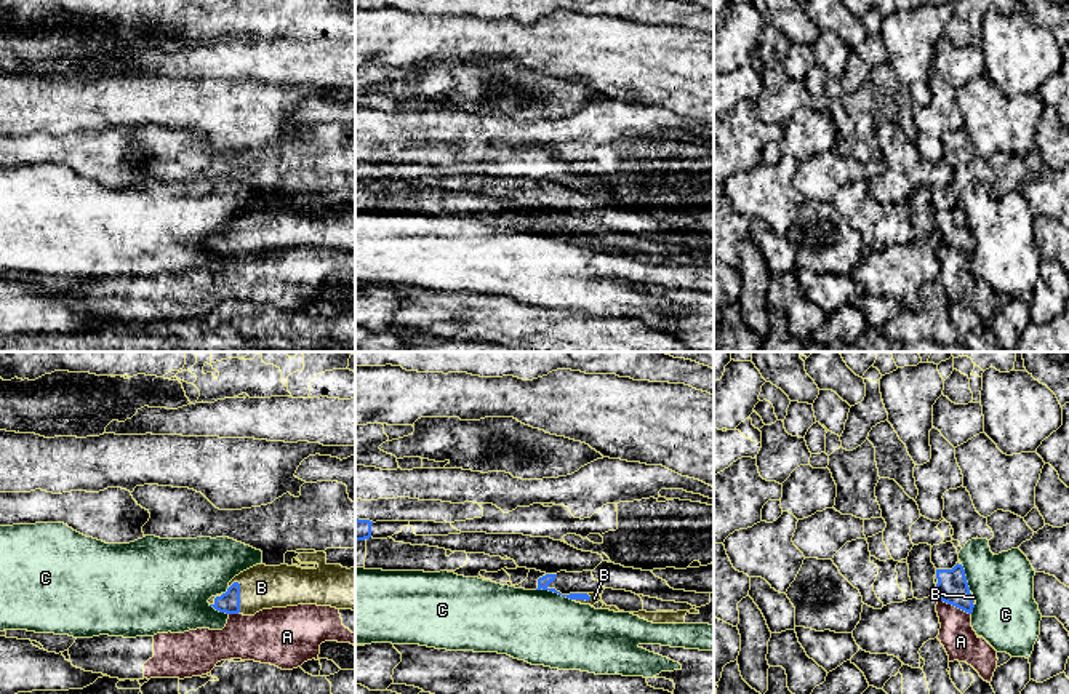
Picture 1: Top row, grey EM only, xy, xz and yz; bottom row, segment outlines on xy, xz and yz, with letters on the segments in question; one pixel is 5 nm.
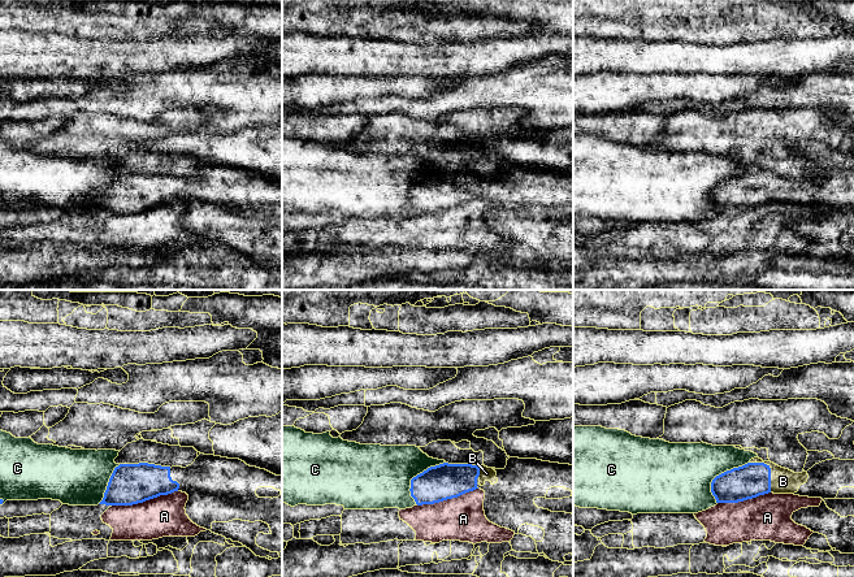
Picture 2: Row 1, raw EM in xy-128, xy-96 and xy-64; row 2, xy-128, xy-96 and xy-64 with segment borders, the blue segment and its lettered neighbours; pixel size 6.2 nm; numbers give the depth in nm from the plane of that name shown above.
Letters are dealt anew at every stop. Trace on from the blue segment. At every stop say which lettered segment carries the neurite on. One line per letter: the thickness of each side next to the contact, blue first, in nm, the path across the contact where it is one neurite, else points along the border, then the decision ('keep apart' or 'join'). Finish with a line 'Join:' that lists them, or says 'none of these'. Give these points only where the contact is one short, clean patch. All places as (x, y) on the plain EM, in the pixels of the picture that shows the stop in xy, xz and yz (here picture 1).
A: calibres 160 and 180 nm; keep apart
B: calibres 110 and 220 nm; way xy (229, 243), (239, 237), (261, 229); join
C: calibres 60 and 380 nm; keep apart
Join: B

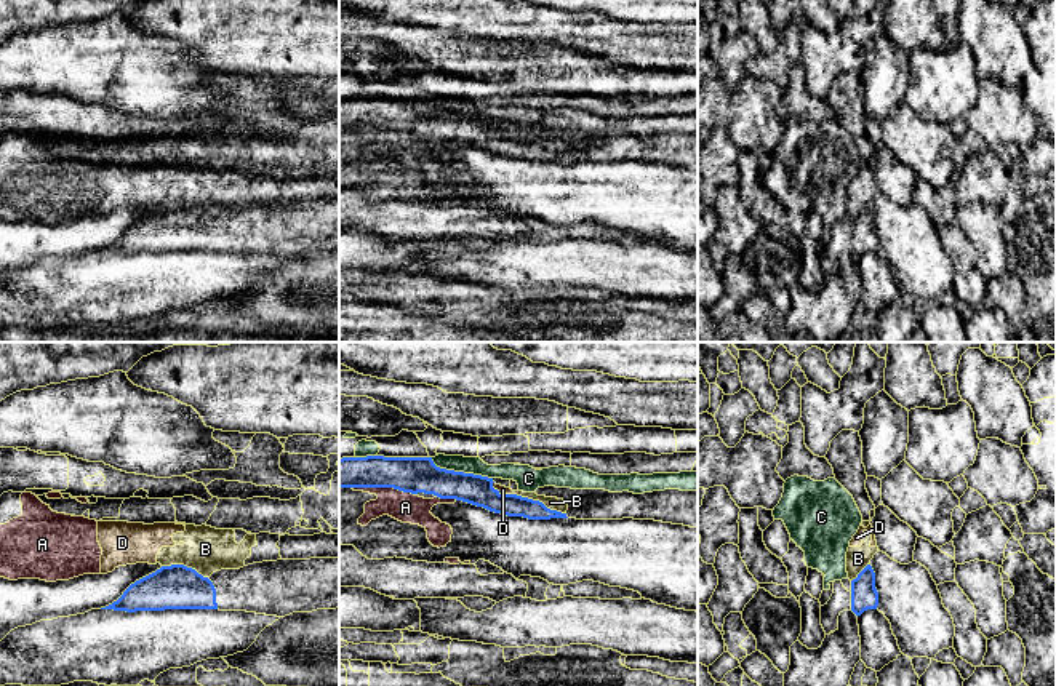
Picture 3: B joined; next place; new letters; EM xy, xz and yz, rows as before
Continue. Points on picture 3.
A: calibres 180 and 150 nm; keep apart
B: calibres 120 and 60 nm; border xz (514, 135), (538, 141), (548, 149), (565, 155); keep apart
C: calibres 180 and 90 nm; keep apart
D: calibres 150 and 50 nm; border xz (492, 125), (501, 135), (512, 136); keep apart
Join: none of these

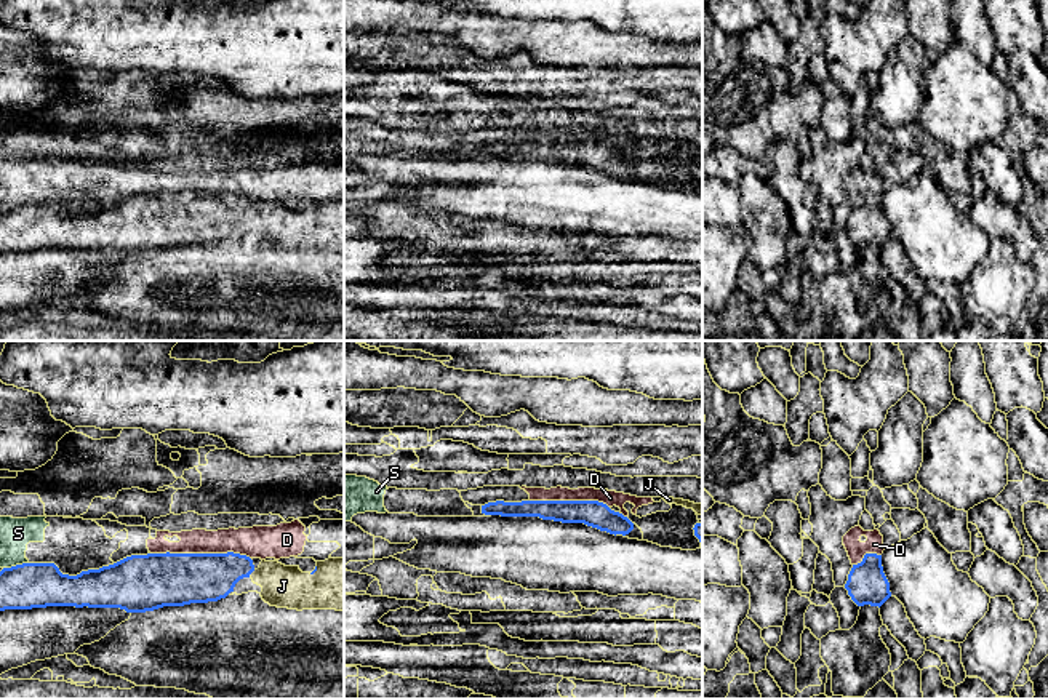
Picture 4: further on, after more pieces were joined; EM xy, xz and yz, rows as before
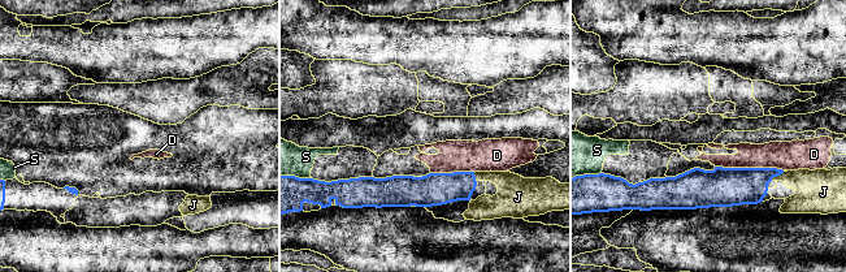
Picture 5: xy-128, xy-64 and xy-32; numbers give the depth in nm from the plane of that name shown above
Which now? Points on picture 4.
D: calibres 280 and 140 nm; keep apart
J: calibres 240 and 200 nm; join
S: calibres 220 and 160 nm; border xy (28, 203), (4, 210); keep apart
Join: J

